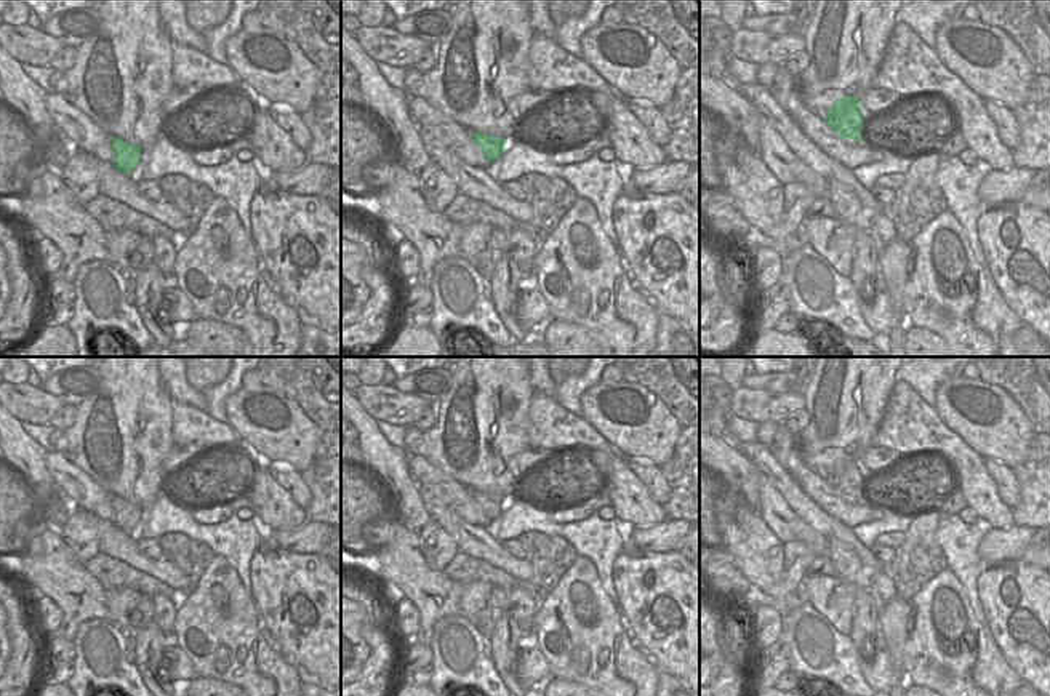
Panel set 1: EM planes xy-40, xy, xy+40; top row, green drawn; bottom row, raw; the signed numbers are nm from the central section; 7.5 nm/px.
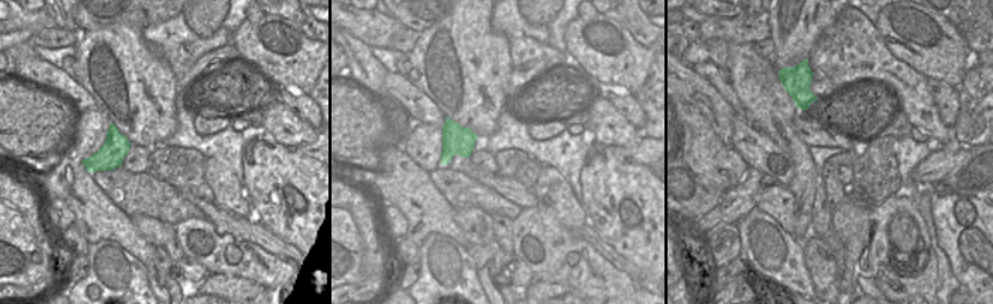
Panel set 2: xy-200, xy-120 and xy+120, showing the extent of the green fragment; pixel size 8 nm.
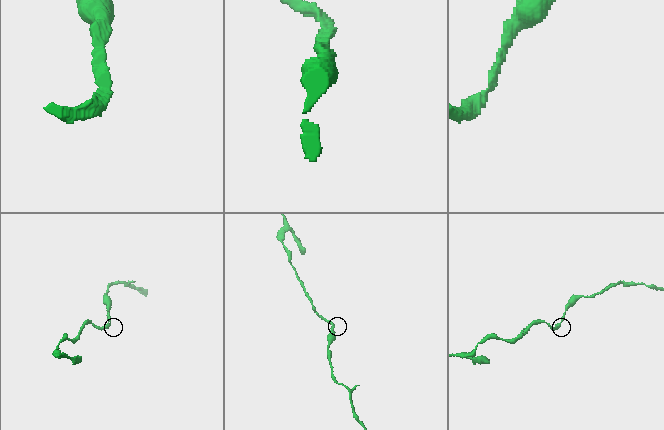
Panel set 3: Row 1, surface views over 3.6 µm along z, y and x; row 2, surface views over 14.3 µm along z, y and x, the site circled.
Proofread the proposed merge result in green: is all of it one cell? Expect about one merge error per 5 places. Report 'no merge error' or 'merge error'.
no merge error

